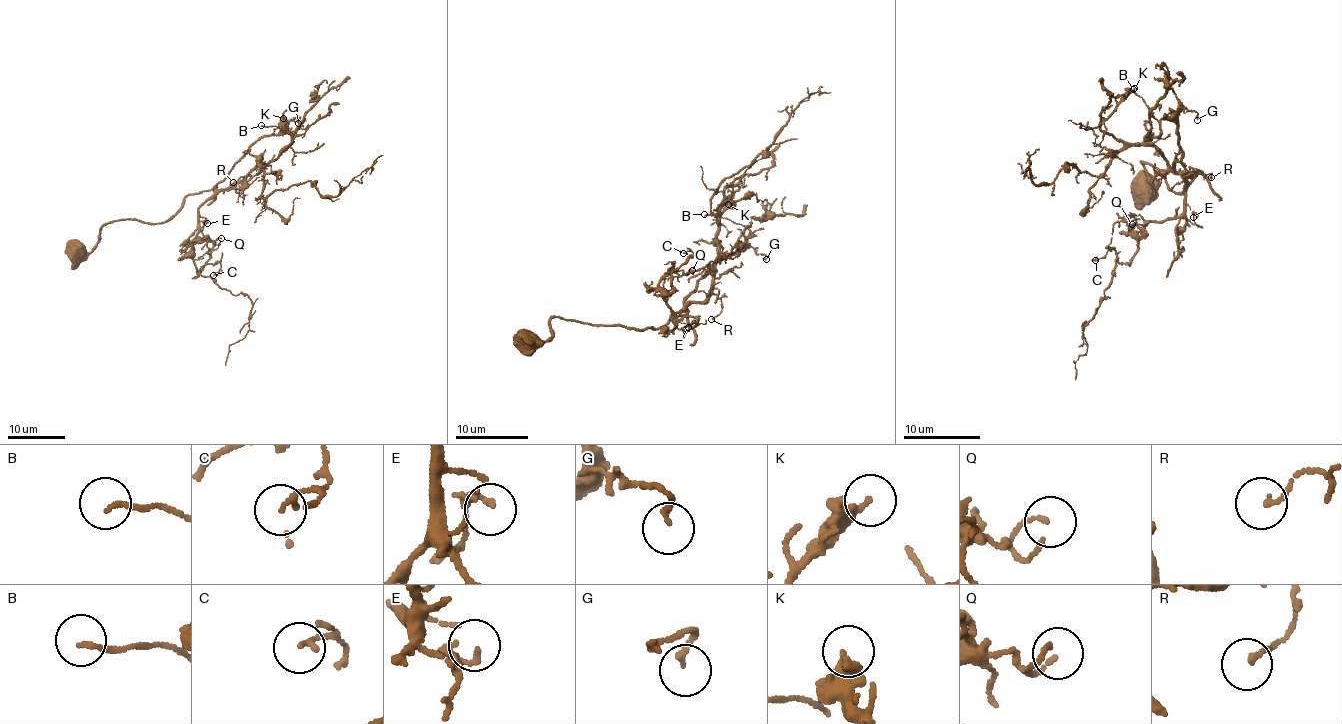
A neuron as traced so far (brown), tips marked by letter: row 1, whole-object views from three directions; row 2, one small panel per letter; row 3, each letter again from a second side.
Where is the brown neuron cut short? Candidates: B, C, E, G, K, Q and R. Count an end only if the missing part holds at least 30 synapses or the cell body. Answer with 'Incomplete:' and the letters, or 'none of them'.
Incomplete: none of them

